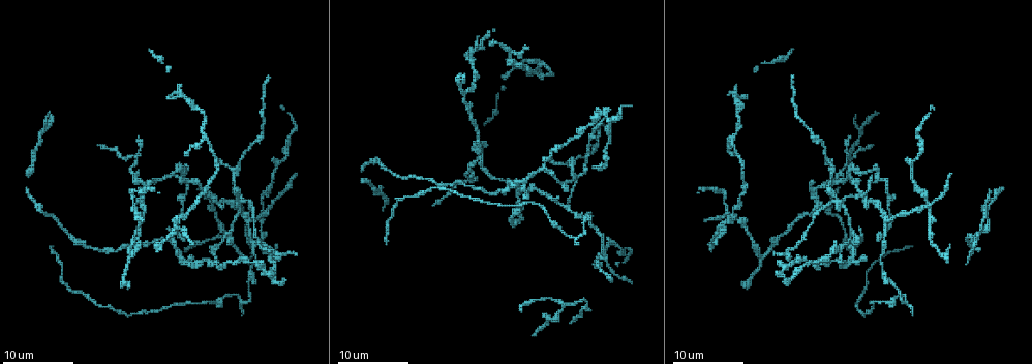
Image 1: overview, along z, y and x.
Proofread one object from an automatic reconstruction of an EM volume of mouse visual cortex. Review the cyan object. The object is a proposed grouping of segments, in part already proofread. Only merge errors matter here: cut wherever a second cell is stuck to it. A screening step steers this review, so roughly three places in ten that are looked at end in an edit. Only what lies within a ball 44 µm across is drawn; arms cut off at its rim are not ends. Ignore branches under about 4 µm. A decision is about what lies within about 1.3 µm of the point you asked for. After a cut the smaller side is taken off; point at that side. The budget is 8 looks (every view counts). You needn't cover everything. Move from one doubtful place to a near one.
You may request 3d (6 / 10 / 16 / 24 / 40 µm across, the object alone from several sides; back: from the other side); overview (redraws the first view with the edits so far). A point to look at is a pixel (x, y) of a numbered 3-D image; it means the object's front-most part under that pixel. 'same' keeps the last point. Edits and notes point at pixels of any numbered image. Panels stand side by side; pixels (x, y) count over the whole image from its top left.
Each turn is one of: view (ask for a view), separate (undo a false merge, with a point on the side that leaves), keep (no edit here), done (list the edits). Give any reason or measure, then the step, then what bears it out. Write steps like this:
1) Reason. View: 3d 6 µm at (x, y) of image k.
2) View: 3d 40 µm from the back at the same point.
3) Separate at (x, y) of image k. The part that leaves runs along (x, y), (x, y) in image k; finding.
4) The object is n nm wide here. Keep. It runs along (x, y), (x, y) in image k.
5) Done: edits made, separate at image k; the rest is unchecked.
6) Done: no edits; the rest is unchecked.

Looks like a crossing. View: 3d 10 µm at (236, 202) of image 1.

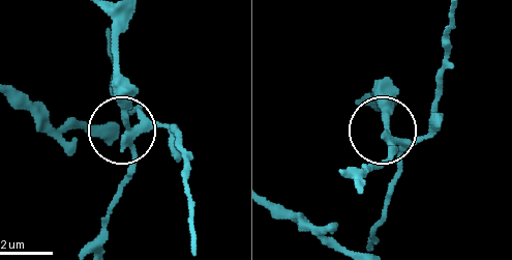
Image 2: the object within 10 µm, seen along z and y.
The side arm is 23 µm long. Separate at (141, 109) of image 2. The part that leaves runs along (131, 135), (168, 127), (176, 137), (194, 230) in image 2; a second cell is stuck on.

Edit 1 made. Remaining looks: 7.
See it whole again. View: overview.

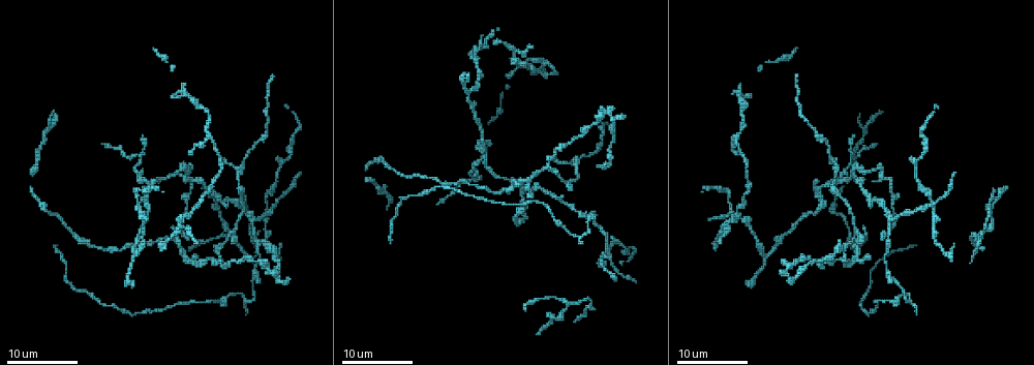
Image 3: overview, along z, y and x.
A fork. View: 3d 6 µm at (254, 217) of image 3.

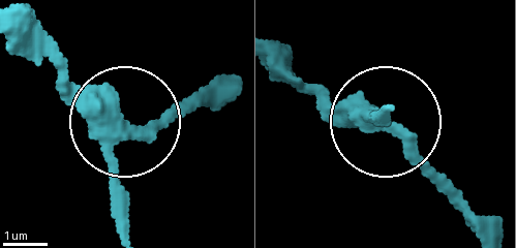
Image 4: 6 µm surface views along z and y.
Keep. It runs along (14, 29), (137, 125), (158, 129), (221, 106) in image 4; all the same cell.

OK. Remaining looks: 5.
Calibre changes. View: 3d 6 µm at (220, 247) of image 3.

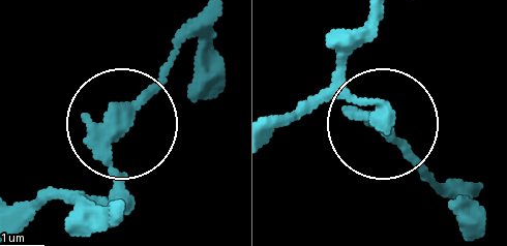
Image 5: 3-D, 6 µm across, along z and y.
From behind. View: 3d 6 µm from the back at (121, 120) of image 5.

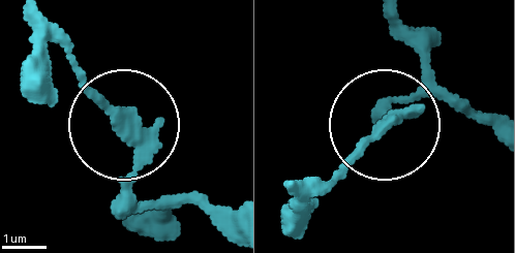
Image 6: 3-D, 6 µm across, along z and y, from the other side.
The object is 280 nm wide here. Keep. One cell here.

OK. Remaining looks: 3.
Three arms meet. View: 3d 6 µm at (136, 171) of image 3.

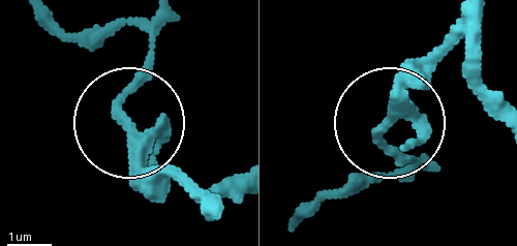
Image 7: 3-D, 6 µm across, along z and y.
Keep. Continuous, no second cell.

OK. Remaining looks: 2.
Done: edits made, separate at image 2; the rest is unchecked.

